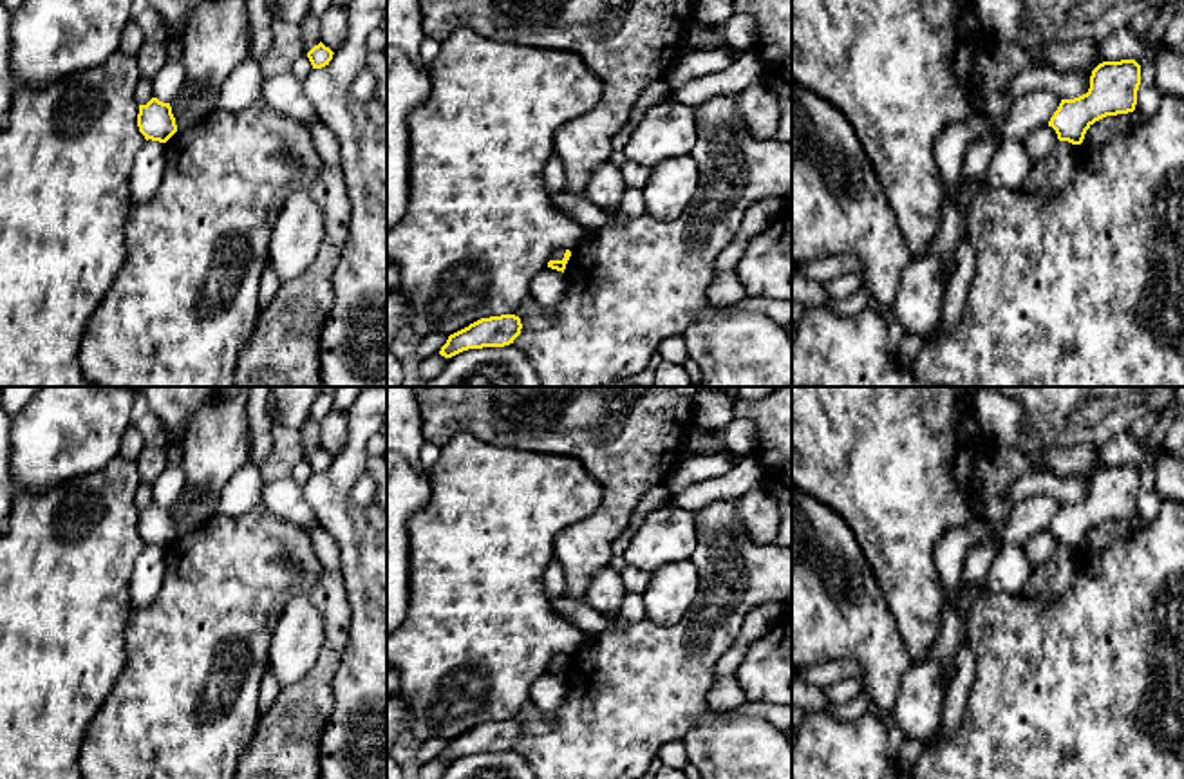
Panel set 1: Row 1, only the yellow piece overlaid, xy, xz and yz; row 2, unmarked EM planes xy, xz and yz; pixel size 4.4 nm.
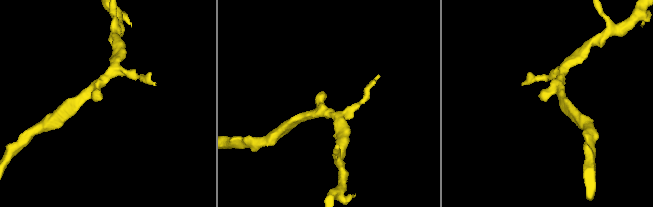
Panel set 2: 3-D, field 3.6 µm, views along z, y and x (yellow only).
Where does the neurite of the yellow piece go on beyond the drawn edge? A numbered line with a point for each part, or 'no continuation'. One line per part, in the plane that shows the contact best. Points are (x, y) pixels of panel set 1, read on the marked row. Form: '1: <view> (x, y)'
no continuation

